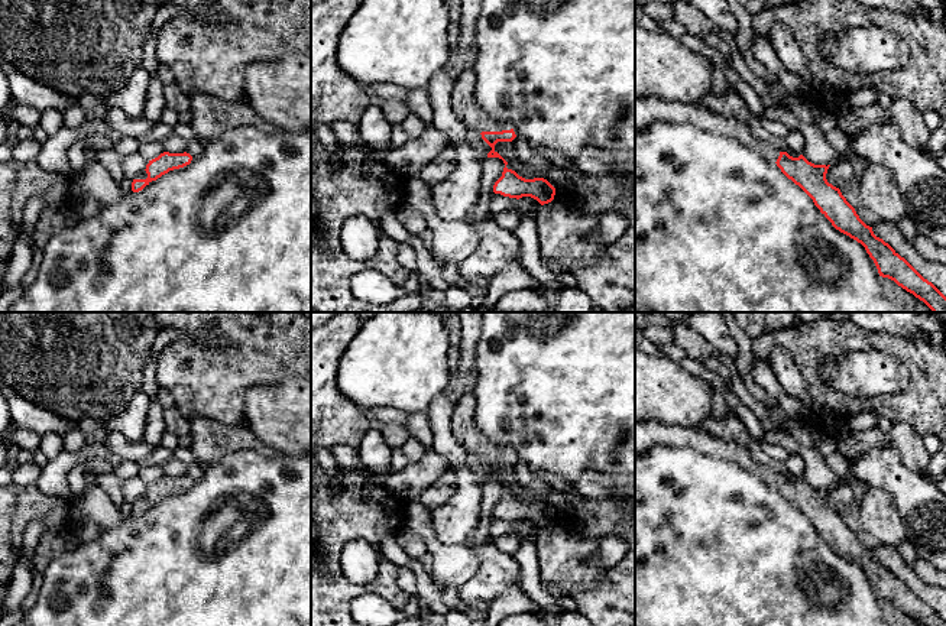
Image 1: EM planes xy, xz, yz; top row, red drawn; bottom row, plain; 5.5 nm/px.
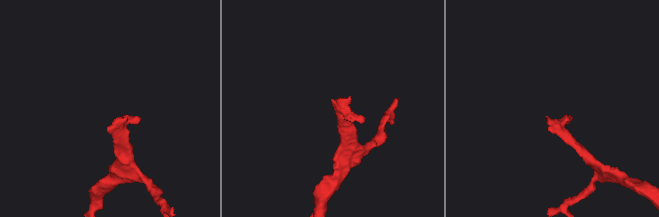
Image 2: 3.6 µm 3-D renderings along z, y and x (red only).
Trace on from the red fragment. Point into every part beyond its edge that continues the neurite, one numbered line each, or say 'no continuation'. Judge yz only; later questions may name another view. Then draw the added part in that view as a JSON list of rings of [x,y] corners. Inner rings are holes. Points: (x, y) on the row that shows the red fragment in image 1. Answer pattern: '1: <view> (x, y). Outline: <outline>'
1: yz (648, 110). Outline: [[[635,97],[635,133],[654,123],[690,124],[700,130],[730,137],[749,149],[757,150],[768,162],[775,163],[780,150],[755,139],[746,123],[729,119],[697,104],[667,101],[657,97]]]

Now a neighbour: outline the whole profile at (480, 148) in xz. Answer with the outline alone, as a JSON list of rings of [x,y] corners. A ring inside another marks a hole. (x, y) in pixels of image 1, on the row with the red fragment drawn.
[[[466,127],[467,140],[474,152],[474,155],[483,162],[487,159],[487,153],[492,150],[492,147],[482,139],[482,134],[479,132],[474,132],[469,127]]]

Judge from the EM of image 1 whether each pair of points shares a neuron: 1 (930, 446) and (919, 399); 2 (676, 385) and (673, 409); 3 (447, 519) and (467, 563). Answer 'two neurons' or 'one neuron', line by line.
1: two neurons
2: one neuron
3: two neurons

